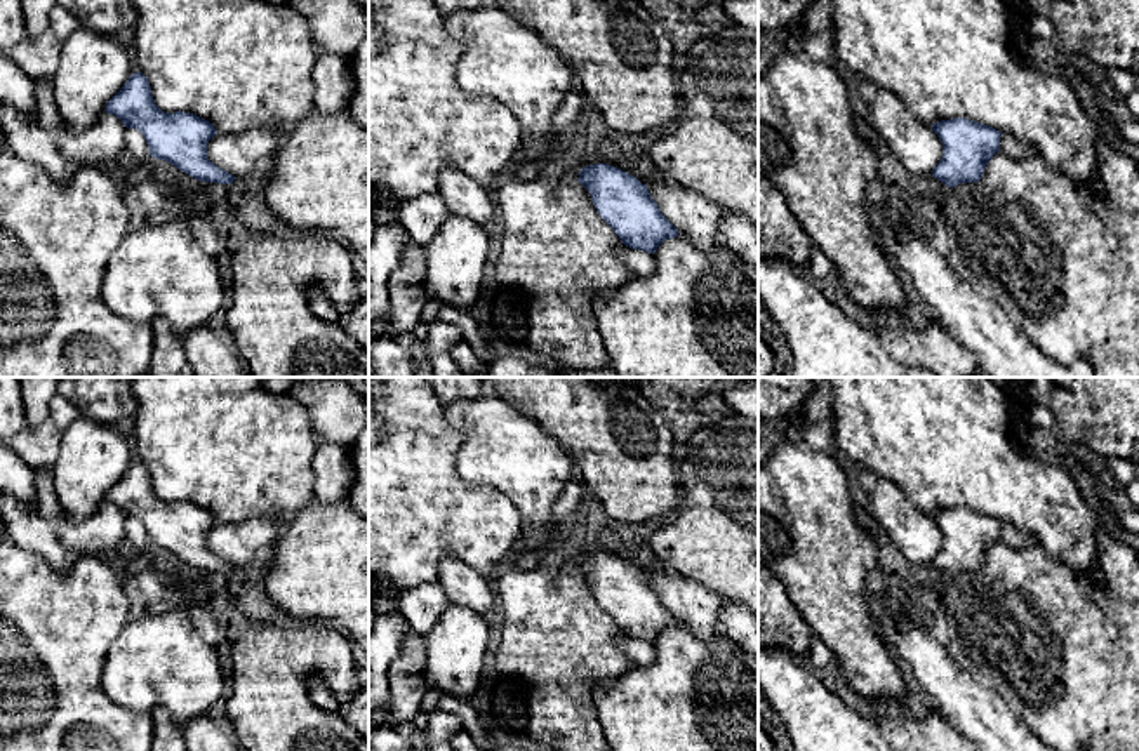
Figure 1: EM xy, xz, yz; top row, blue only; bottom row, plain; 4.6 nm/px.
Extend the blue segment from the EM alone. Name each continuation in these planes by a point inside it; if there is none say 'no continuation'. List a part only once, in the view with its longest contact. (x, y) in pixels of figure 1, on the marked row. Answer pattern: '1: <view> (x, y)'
no continuation

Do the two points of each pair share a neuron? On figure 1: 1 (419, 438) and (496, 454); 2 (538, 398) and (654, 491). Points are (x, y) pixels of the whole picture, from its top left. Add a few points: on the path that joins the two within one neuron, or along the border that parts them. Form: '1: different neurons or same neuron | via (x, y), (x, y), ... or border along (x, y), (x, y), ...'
1: different neurons | border along (444, 409), (459, 435), (458, 471), (479, 484)
2: same neuron | via (567, 404), (625, 461)

